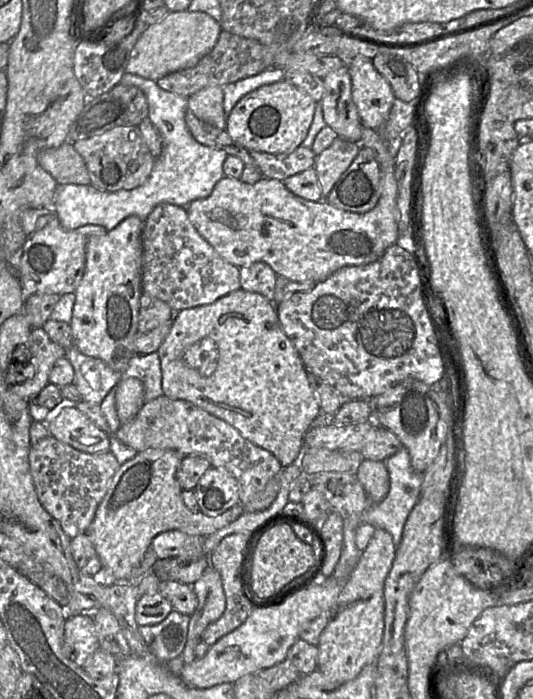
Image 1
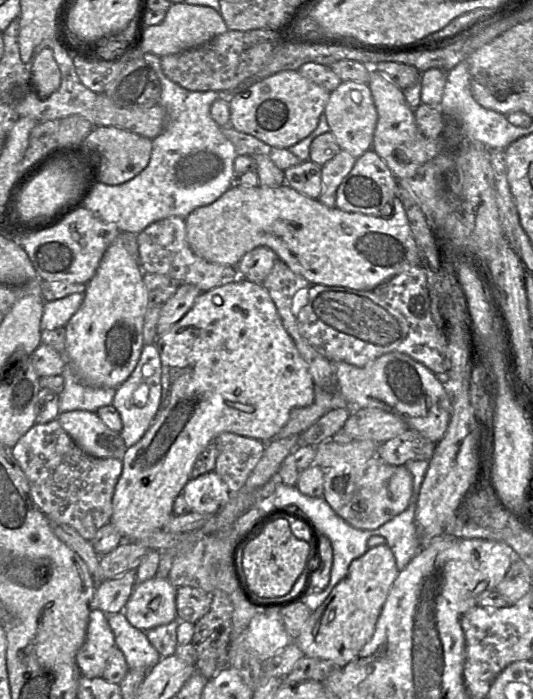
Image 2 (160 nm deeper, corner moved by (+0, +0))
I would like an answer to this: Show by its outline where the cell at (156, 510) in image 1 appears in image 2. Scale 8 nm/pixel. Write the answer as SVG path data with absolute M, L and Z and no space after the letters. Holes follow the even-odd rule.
M238 278L235 282L201 293L187 314L164 334L158 335L154 344L158 349L161 360L162 394L159 411L144 436L136 444L126 449L126 453L122 458L122 472L112 498L113 511L110 523L122 536L122 543L131 543L154 531L163 529L164 525L173 516L174 500L182 493L191 478L191 471L196 459L220 434L229 432L268 443L286 425L292 409L311 405L315 396L314 382L308 366L283 326L277 307L263 284L256 284Z

